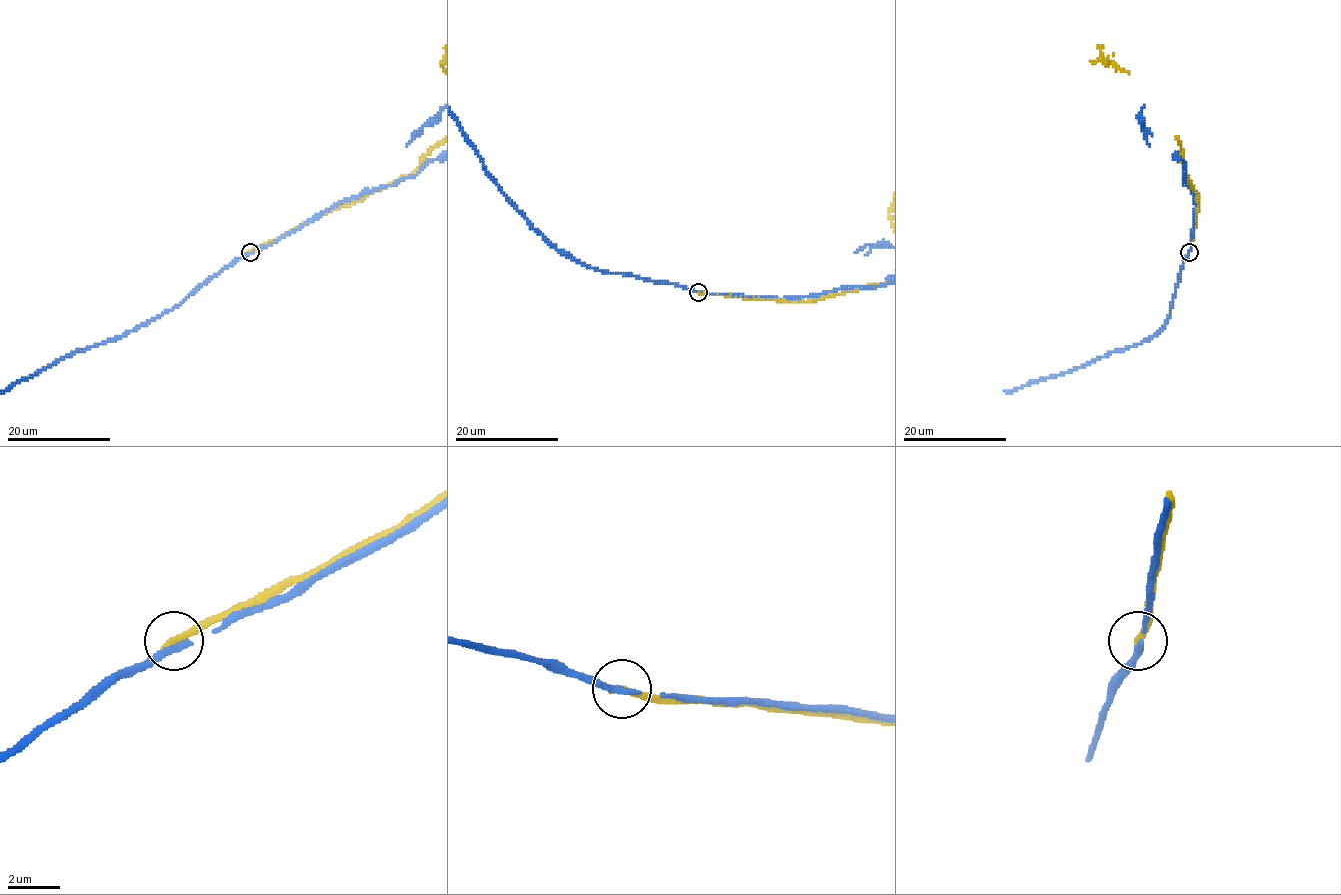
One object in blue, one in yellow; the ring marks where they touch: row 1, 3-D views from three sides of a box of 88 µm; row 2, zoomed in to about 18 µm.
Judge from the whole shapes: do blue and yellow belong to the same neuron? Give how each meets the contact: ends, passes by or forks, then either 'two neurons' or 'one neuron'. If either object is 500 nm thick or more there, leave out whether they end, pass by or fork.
blue ends; yellow ends; two neurons

